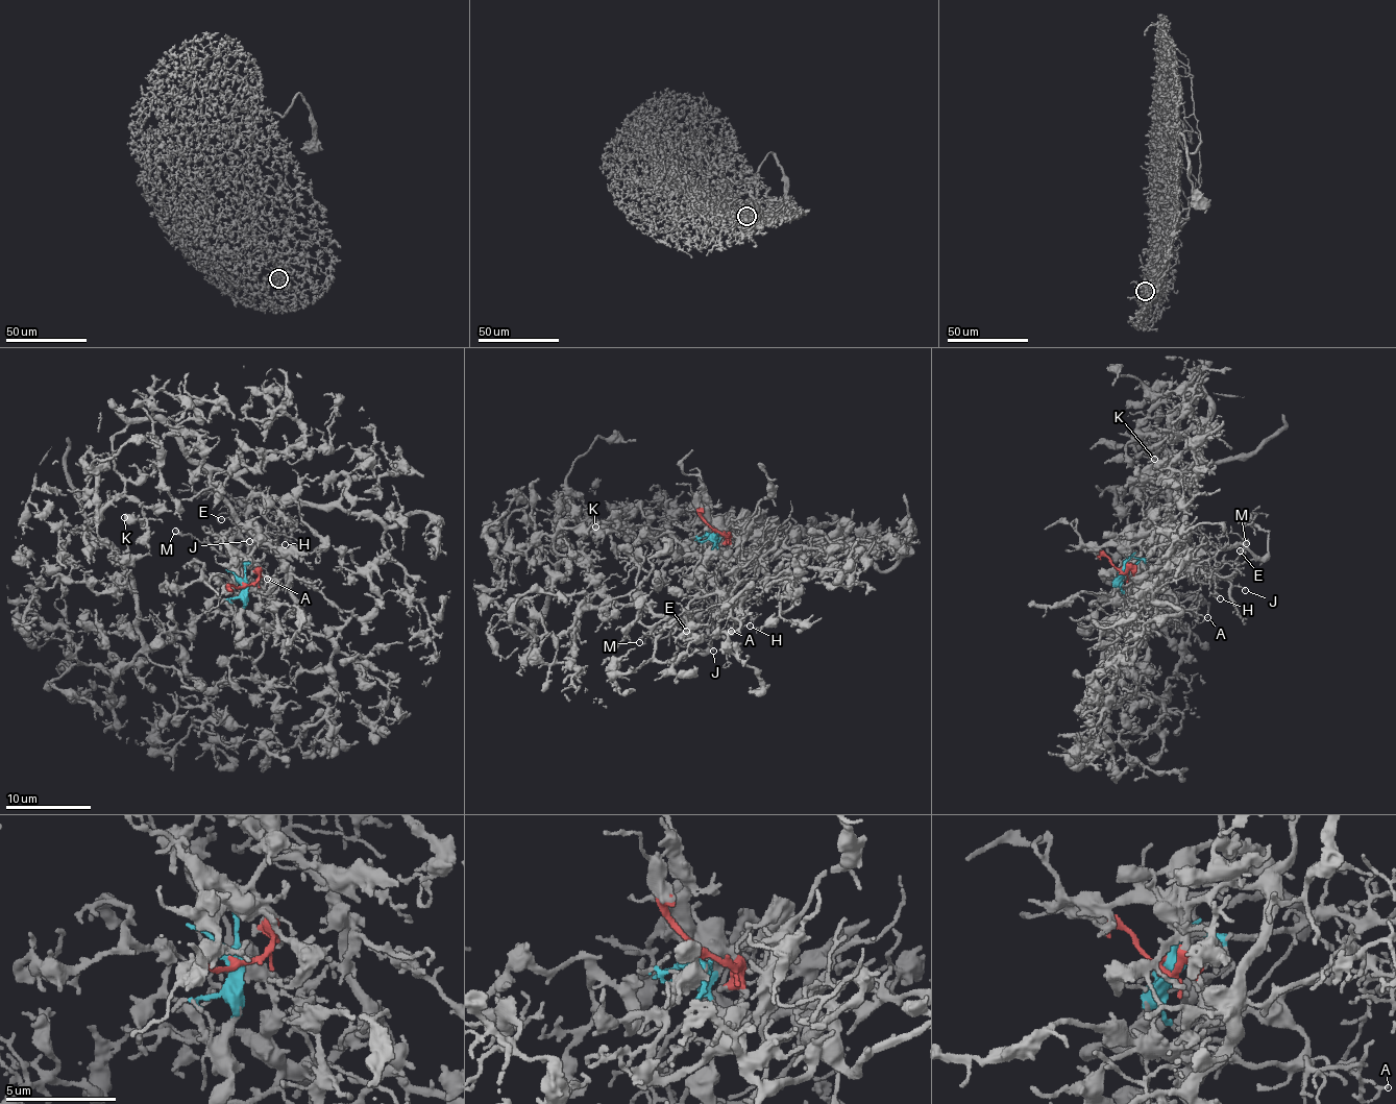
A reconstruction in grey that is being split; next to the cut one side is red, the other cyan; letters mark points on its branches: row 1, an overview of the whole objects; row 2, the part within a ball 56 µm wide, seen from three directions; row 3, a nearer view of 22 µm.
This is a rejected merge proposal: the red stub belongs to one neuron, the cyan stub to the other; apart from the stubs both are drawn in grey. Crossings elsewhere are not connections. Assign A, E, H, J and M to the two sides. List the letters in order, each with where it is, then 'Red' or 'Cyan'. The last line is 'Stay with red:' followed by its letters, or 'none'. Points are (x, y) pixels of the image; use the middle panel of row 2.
A: Place: (731, 631). Cyan
E: Place: (686, 631). Cyan
H: Place: (750, 626). Cyan
J: Place: (713, 651). Cyan
M: Place: (639, 642). Cyan
Stay with red: none

